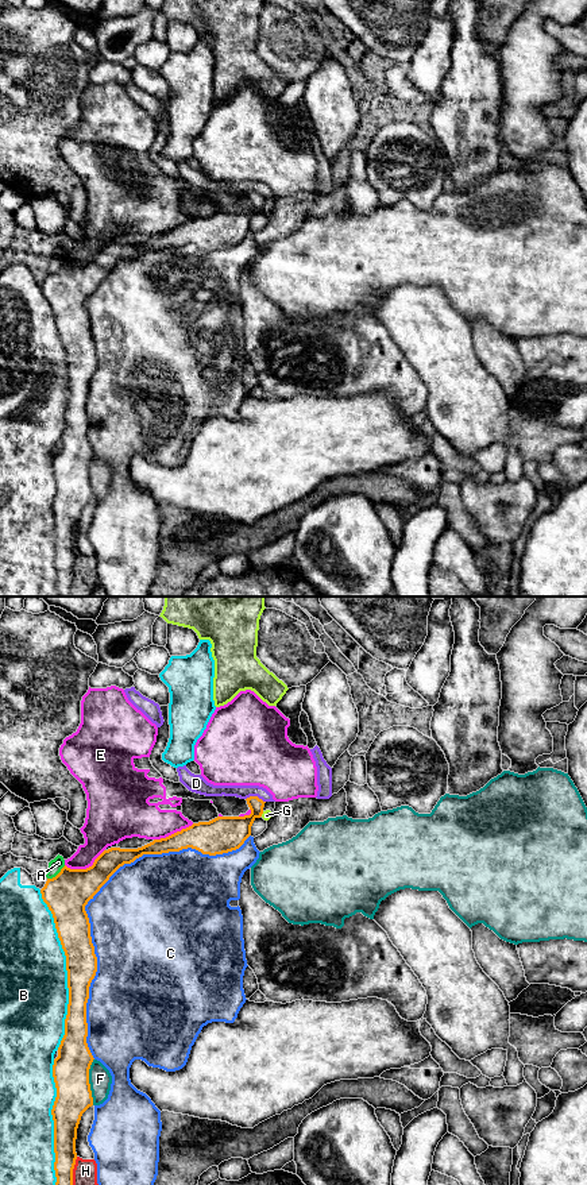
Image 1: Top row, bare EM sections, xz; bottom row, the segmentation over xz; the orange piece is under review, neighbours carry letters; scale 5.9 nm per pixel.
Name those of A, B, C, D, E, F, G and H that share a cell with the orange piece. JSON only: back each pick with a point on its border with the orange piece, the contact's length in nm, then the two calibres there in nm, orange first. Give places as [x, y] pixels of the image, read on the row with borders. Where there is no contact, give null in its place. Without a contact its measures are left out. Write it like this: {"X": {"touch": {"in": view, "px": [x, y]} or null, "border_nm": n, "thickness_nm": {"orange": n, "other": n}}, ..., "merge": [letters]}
{"merge": []}

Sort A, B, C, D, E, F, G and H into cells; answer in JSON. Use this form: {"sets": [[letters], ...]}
{"sets": [["A"], ["B"], ["C"], ["D"], ["E"], ["F"], ["G"], ["H"]]}

